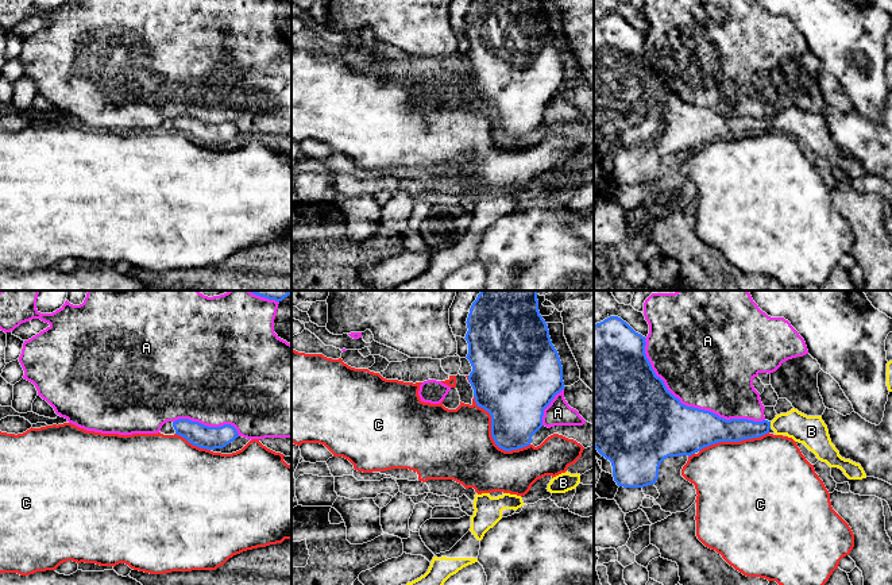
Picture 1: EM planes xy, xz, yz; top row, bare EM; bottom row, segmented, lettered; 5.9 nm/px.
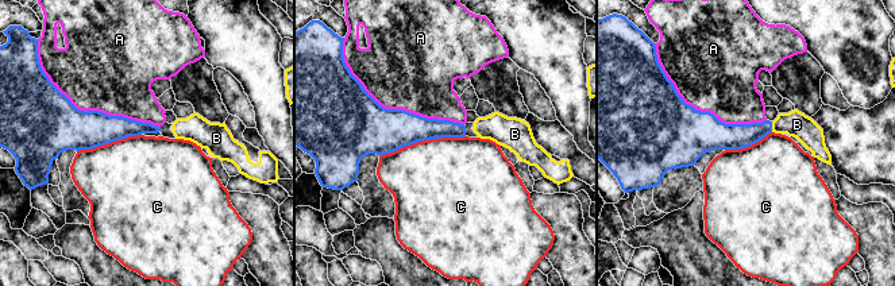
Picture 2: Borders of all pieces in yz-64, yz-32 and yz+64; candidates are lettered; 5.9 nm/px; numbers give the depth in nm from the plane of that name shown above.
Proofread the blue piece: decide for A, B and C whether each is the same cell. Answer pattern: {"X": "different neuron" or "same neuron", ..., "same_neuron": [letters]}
{"A": "different neuron", "B": "same neuron", "C": "different neuron", "same_neuron": ["B"]}

